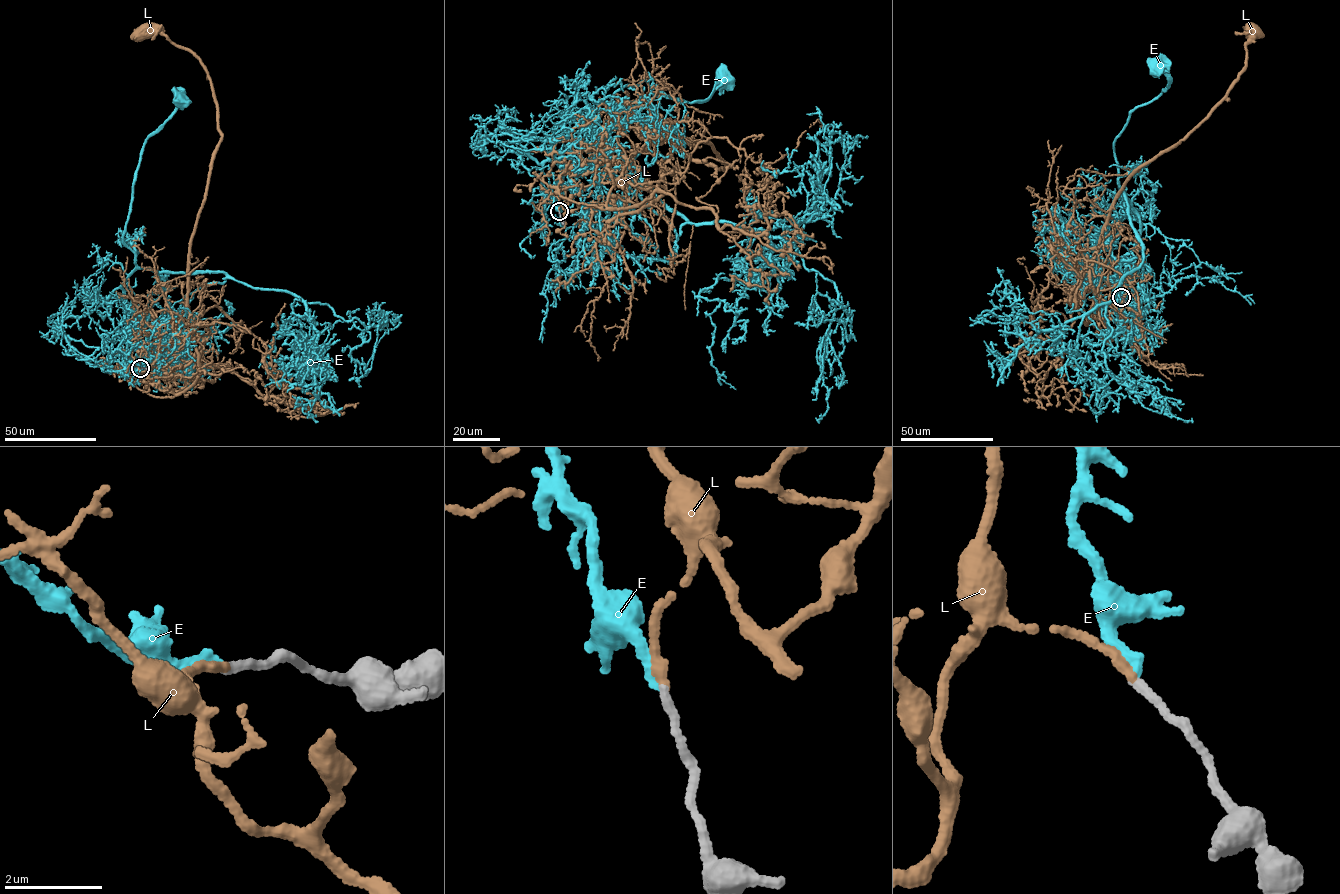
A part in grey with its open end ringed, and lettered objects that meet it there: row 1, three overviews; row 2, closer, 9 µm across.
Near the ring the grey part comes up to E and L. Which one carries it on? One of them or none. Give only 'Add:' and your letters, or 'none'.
Add: L

